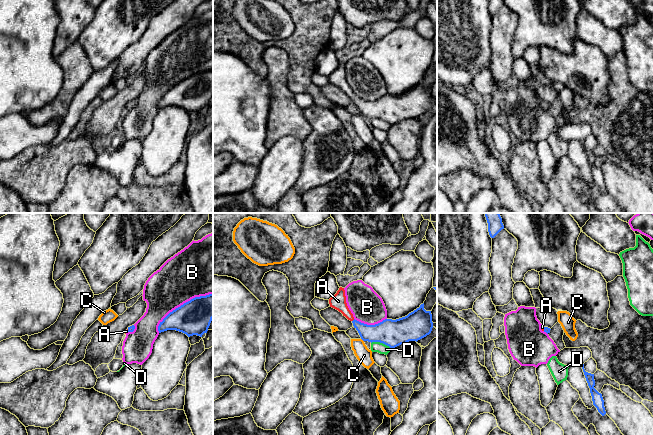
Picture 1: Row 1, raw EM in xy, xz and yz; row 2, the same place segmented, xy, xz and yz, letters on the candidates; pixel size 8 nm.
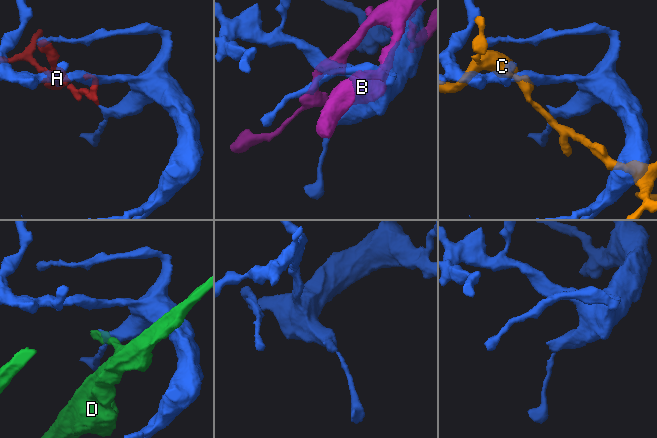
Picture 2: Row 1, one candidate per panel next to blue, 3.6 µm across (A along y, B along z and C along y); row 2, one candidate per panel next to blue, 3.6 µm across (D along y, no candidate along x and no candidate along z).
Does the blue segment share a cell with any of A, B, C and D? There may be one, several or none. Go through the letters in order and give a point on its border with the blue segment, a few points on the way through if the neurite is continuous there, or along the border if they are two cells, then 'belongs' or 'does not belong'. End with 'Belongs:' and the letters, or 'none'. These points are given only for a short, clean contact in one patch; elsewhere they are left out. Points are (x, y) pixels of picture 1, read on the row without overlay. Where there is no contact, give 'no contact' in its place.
A: meets blue in xz at (353, 96); runs through xz (381, 108), (366, 108), (353, 96), (338, 77); belongs
B: meets blue in xy at (181, 81); does not belong
C: meets blue in xz at (362, 115); does not belong
D: meets blue in xz at (381, 118); does not belong
Belongs: A

